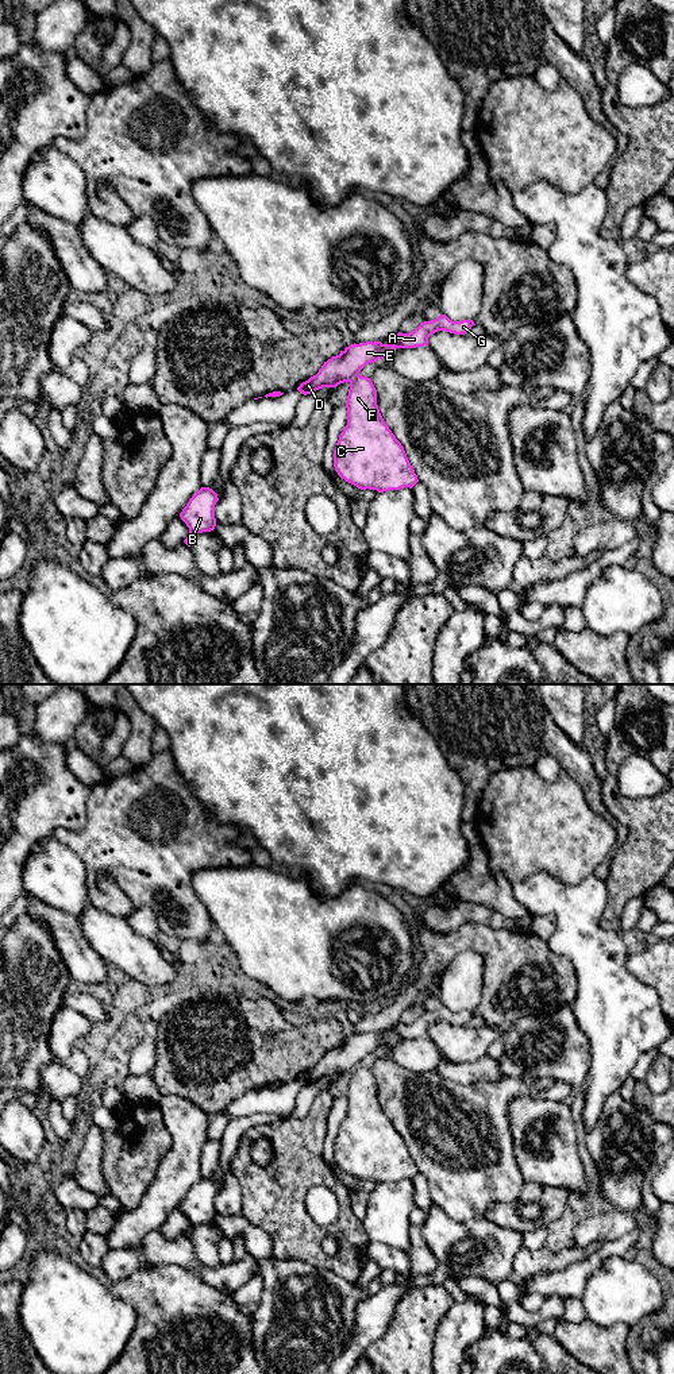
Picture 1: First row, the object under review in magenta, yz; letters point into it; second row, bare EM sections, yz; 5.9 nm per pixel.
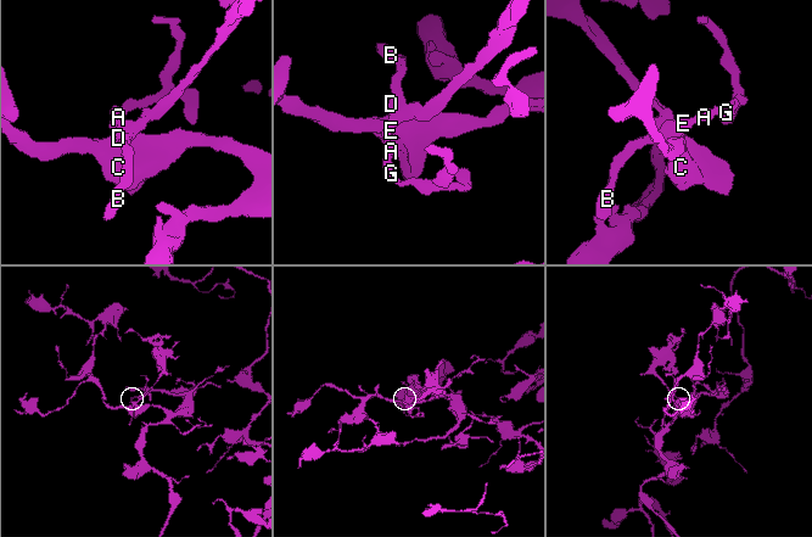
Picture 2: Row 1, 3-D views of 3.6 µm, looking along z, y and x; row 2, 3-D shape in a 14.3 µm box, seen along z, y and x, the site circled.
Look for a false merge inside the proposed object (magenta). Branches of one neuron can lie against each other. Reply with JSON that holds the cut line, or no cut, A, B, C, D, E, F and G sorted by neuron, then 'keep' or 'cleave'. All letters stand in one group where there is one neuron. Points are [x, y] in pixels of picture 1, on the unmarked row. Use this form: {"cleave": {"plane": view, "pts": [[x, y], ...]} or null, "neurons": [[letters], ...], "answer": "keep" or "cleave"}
{"cleave": {"plane": "yz", "pts": [[358, 1065], [349, 1072]]}, "neurons": [["A", "B", "D", "E", "G"], ["C", "F"]], "answer": "cleave"}

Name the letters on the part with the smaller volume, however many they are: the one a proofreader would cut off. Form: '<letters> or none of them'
A, B, D, E, G

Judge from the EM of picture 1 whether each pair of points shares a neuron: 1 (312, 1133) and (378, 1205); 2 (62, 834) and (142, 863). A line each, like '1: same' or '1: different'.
1: different
2: same

